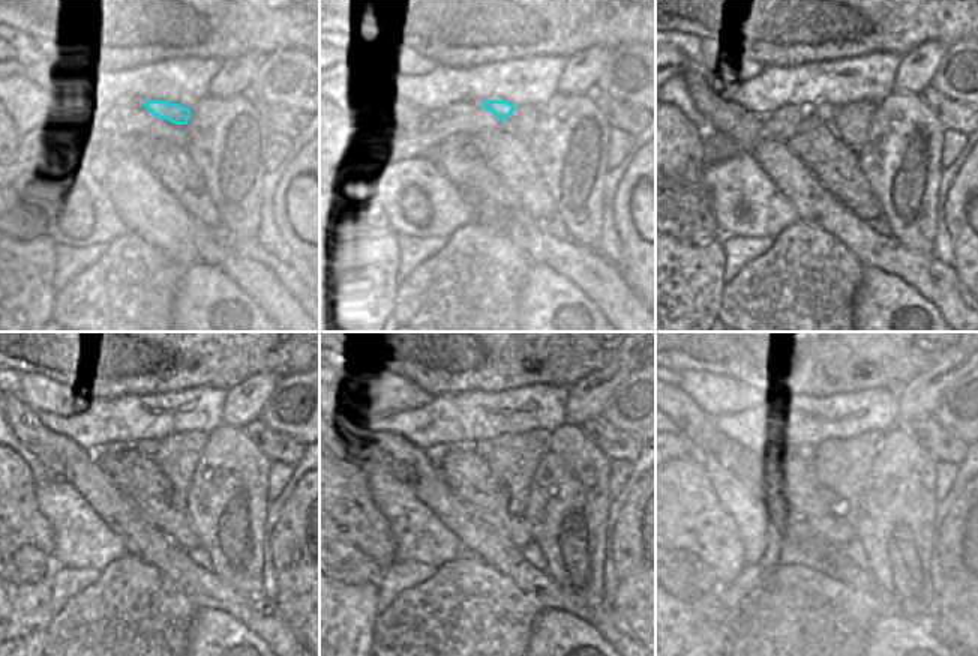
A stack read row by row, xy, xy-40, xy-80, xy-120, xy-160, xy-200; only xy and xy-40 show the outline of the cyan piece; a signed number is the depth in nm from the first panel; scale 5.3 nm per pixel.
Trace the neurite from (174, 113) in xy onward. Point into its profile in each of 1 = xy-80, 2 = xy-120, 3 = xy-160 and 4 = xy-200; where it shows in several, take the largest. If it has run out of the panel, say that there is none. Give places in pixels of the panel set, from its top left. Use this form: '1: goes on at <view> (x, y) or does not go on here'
1: goes on at xy-80 (827, 111)
2: goes on at xy-120 (134, 454)
3: goes on at xy-160 (468, 454)
4: goes on at xy-200 (803, 452)

